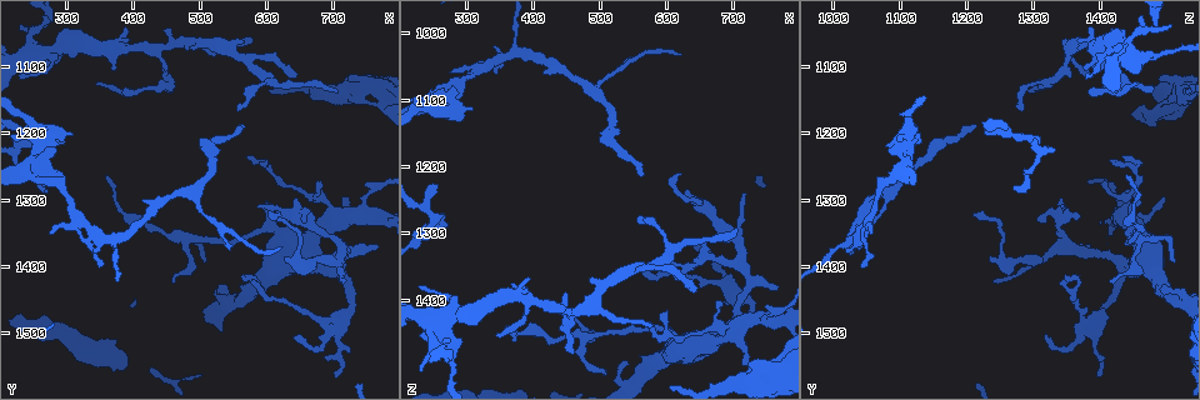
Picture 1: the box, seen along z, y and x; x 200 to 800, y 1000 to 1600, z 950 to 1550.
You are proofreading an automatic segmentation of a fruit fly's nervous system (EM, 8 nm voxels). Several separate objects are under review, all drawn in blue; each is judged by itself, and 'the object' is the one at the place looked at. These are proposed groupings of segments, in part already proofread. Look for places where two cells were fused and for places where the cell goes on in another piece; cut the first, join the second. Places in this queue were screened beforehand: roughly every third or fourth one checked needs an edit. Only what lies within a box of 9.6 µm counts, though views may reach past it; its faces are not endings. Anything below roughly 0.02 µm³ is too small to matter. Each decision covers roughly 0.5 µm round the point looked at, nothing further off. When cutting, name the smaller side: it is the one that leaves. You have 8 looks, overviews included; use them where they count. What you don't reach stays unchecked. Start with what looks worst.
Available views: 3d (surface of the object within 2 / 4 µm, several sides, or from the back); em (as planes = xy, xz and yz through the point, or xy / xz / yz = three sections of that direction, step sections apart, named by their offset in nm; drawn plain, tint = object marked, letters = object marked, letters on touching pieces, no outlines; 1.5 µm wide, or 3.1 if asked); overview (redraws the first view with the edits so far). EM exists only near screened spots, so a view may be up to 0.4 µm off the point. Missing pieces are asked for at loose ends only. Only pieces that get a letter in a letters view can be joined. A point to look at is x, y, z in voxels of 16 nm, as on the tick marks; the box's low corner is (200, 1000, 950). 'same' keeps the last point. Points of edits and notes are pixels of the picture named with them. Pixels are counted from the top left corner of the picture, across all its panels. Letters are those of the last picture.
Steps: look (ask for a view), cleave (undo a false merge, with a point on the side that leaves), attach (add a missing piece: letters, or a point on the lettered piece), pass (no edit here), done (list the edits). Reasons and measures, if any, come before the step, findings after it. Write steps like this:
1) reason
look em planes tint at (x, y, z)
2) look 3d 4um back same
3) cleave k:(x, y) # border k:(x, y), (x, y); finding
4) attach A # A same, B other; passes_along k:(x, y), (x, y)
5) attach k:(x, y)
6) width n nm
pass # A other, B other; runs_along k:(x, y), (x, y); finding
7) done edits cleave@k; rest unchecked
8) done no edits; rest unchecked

an open end
look em 3.1um planes plain at (565, 1195, 1210)

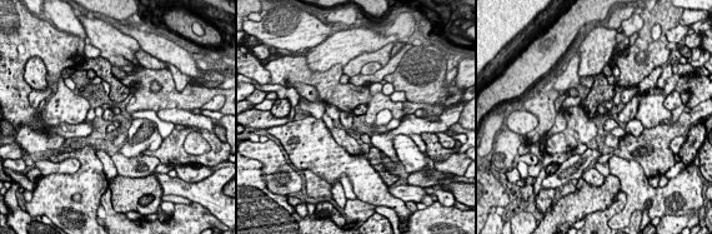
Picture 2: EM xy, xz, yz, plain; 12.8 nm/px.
look em 3.1um planes letters same

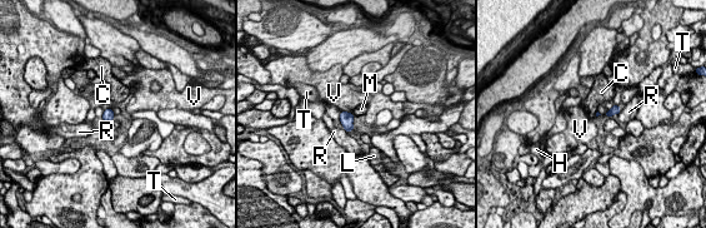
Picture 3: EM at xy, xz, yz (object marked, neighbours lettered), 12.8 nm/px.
width 120 nm
pass # C other, H other, L other, M other, R other, T other, V other; border 3:(110, 109), (115, 114); none of them fits

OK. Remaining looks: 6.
an open end
look 3d 2um at (295, 1080, 1465)

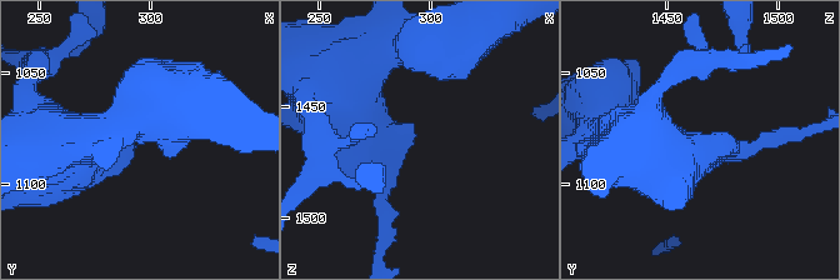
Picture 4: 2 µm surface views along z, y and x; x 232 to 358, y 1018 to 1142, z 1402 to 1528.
now the EM
look em xz step 4 tint at (292, 1083, 1464)

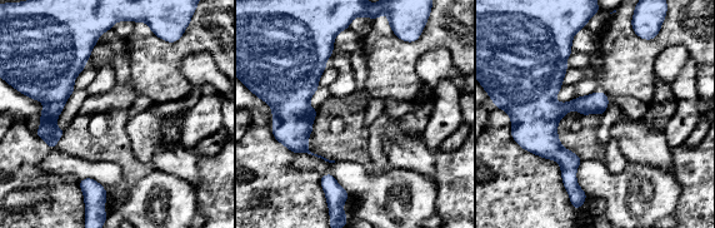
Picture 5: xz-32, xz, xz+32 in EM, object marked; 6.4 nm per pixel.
look em xz step 4 letters same

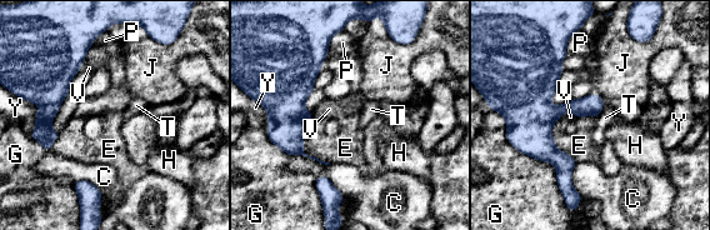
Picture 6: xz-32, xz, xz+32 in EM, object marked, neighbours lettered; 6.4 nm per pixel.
longest_contact G 340 nm
pass # C other, E other, G other, H other, J other, P other, T other, V other, Y other; runs_along 6:(563, 49), (540, 88), (561, 176); no lettered piece goes on from it

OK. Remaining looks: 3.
free end
look 3d 4um at (445, 1050, 1420)

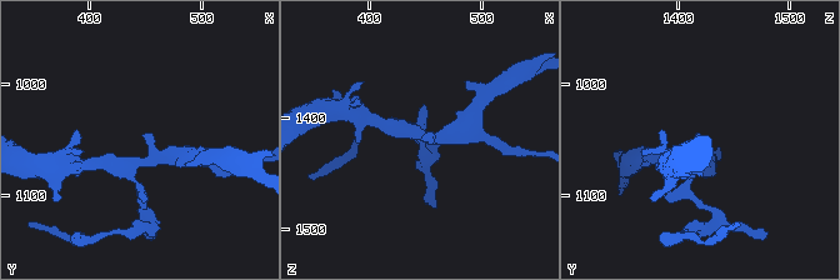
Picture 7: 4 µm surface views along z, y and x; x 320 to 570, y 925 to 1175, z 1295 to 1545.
look em planes letters at (450, 1046, 1422)

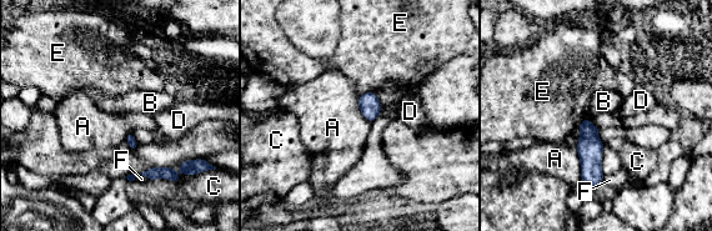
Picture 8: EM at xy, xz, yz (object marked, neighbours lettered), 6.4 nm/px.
pass # A other, B other, C other, D other, E other, F other; border 8:(576, 147), (580, 176), (583, 181); no lettered piece goes on from it

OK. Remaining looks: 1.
done no edits; rest unchecked

